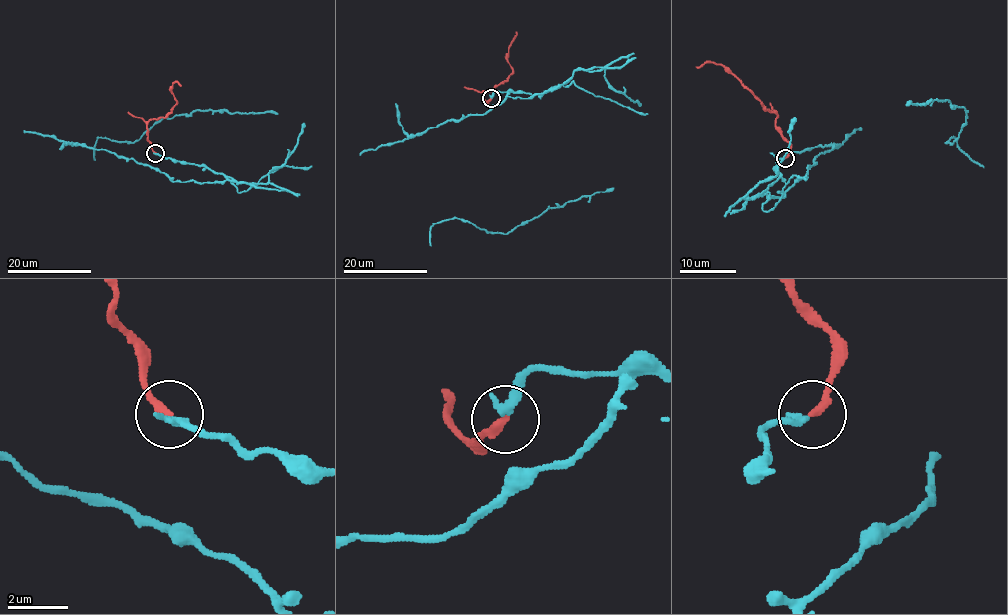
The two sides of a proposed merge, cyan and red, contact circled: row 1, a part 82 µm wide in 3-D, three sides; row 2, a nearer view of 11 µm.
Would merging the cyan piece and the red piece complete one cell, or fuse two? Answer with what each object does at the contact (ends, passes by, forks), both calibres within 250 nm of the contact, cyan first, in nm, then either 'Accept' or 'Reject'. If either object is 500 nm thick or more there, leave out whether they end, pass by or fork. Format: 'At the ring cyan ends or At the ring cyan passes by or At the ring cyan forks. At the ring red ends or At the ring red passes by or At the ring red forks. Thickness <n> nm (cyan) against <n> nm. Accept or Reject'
At the ring cyan ends. At the ring red ends. Thickness 240 nm (cyan) against 280 nm. Reject

